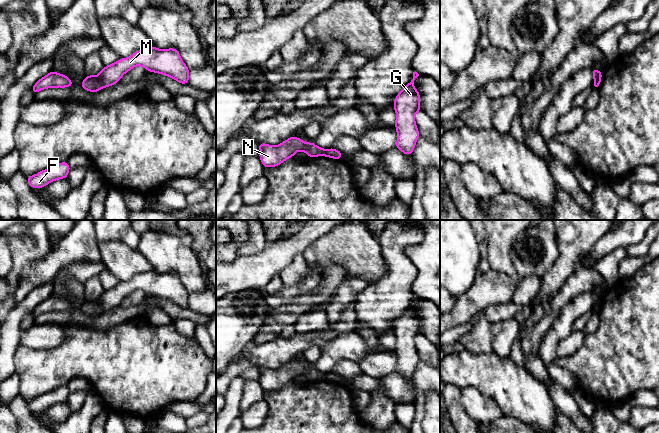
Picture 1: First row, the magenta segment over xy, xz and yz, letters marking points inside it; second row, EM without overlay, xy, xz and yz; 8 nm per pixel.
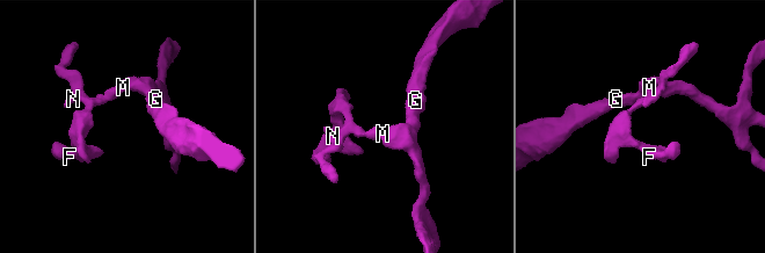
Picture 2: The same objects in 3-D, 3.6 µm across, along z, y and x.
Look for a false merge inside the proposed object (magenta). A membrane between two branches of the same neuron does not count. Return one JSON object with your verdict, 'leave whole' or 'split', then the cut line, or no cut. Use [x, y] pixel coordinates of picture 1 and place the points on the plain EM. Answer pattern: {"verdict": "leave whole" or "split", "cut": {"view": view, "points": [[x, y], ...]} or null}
{"verdict": "leave whole", "cut": null}

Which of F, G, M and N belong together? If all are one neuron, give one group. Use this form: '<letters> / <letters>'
F G M N

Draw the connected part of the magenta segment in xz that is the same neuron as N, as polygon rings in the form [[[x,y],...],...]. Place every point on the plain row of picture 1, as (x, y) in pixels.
[[[293,359],[276,370],[266,367],[259,367],[258,370],[260,373],[259,383],[265,392],[279,390],[285,384],[292,382],[298,375],[304,375],[309,382],[326,380],[332,383],[342,383],[342,376],[337,373],[325,374],[312,365],[305,367],[302,363]]]

